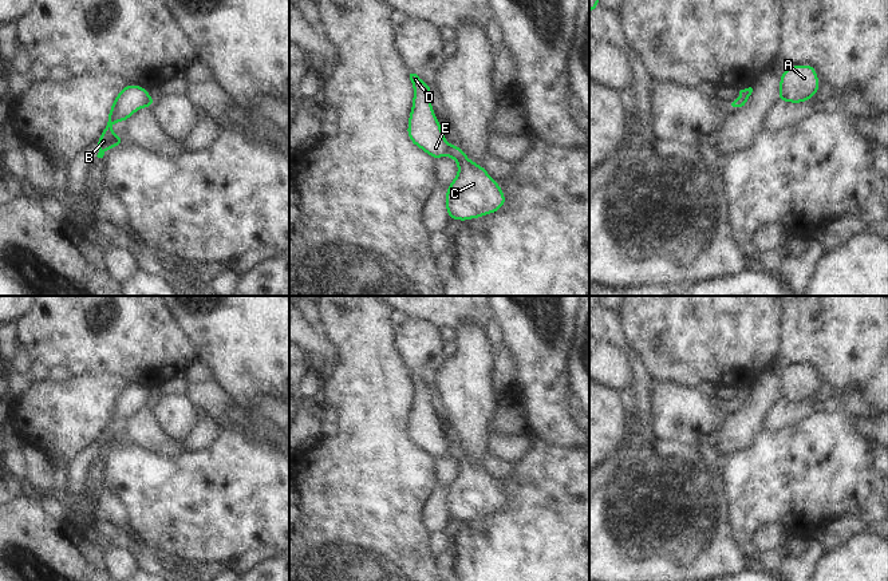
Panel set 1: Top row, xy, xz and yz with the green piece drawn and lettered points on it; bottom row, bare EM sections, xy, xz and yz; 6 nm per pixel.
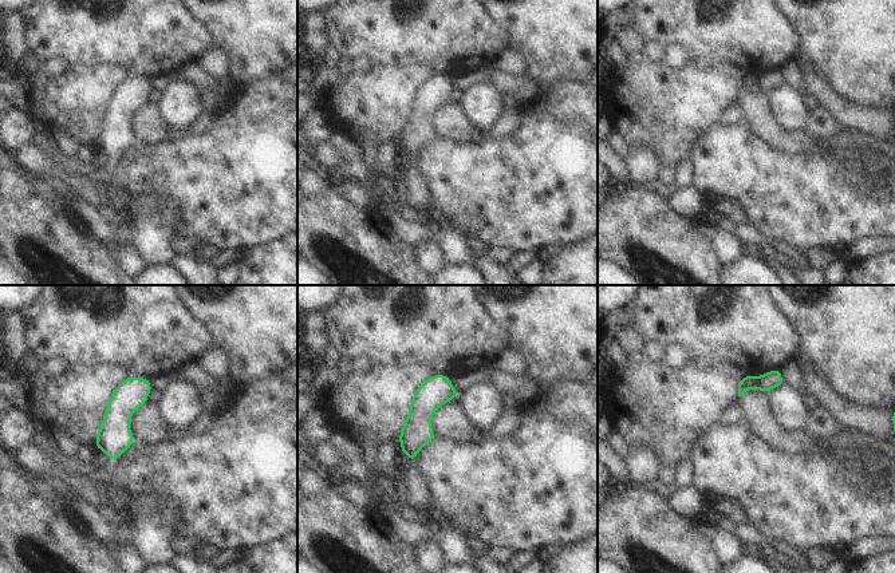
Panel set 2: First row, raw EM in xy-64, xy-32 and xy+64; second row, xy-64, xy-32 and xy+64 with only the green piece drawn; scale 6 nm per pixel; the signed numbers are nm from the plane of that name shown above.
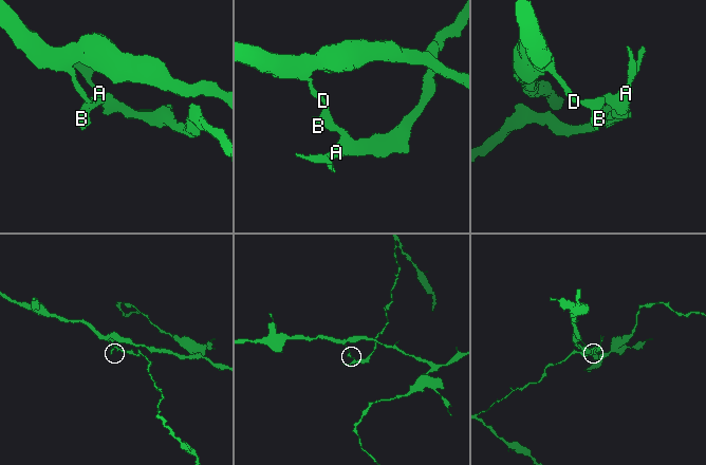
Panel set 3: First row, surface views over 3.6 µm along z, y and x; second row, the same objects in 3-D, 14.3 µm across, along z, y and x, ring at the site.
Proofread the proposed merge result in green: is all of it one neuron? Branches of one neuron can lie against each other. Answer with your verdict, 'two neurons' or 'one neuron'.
two neurons

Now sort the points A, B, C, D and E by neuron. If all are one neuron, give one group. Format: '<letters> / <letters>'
A C / B D E

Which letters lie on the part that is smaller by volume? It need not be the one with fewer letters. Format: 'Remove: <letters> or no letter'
Remove: A, C

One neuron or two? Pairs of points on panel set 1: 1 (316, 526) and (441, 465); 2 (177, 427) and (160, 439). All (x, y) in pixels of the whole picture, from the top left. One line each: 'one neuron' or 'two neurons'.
1: two neurons
2: two neurons

